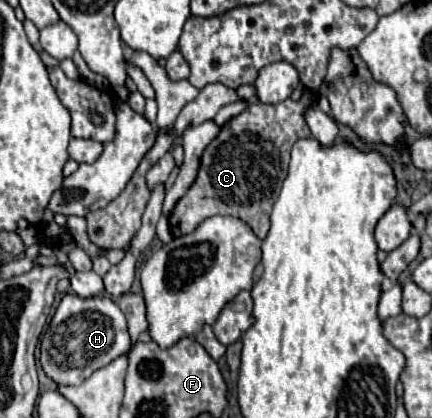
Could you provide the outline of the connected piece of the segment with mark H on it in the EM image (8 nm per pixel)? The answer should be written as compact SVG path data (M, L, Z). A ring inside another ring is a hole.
M64 294L40 348L40 362L50 380L56 384L76 386L90 378L96 370L108 366L130 348L128 326L122 310L106 296L82 298Z

